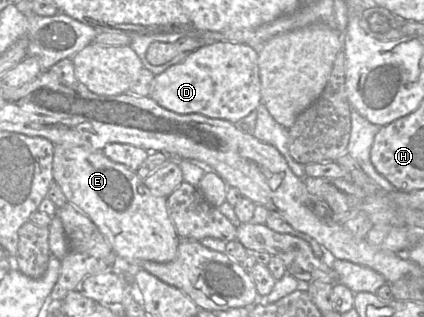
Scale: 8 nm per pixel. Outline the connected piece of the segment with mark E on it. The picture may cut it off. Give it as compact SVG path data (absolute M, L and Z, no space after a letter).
M61 144L54 146L52 171L54 182L61 187L67 202L88 216L98 227L120 259L121 265L137 268L136 265L144 261L165 263L176 257L181 239L169 217L166 198L152 194L135 171L124 164L113 162L102 151Z

